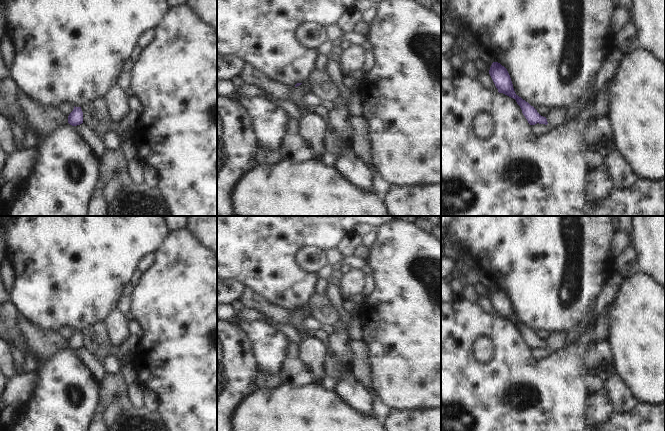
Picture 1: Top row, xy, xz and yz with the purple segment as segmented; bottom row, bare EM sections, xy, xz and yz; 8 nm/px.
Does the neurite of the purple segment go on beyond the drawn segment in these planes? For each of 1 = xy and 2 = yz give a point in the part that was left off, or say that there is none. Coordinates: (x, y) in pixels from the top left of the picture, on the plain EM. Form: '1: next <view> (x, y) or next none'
1: next none
2: next none

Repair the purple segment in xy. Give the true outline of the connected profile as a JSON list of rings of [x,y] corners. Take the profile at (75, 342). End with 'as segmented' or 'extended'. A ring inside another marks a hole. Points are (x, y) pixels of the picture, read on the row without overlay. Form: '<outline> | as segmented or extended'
[[[75,331],[68,340],[68,347],[72,350],[77,350],[83,347],[83,336],[81,331]]] | as segmented

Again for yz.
[[[493,286],[489,298],[499,317],[503,317],[516,324],[530,349],[537,347],[548,348],[546,341],[541,340],[533,330],[515,317],[510,299],[504,290],[498,286]]] | as segmented

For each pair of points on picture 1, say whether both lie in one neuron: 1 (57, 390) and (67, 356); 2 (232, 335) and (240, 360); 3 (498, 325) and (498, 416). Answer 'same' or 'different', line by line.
1: same
2: same
3: same

